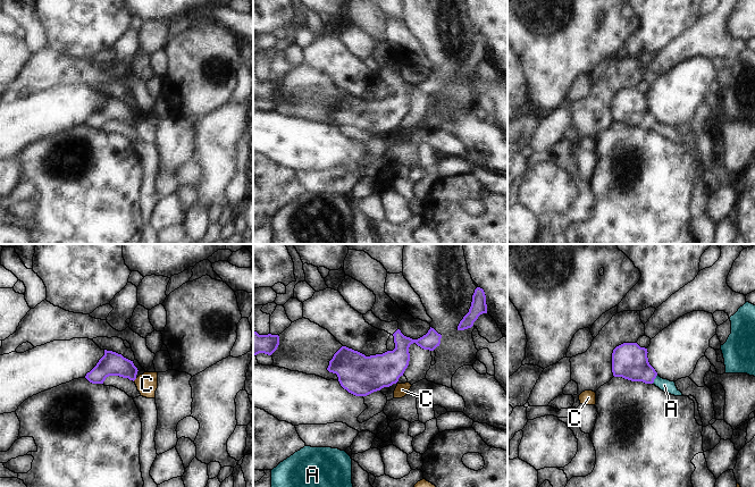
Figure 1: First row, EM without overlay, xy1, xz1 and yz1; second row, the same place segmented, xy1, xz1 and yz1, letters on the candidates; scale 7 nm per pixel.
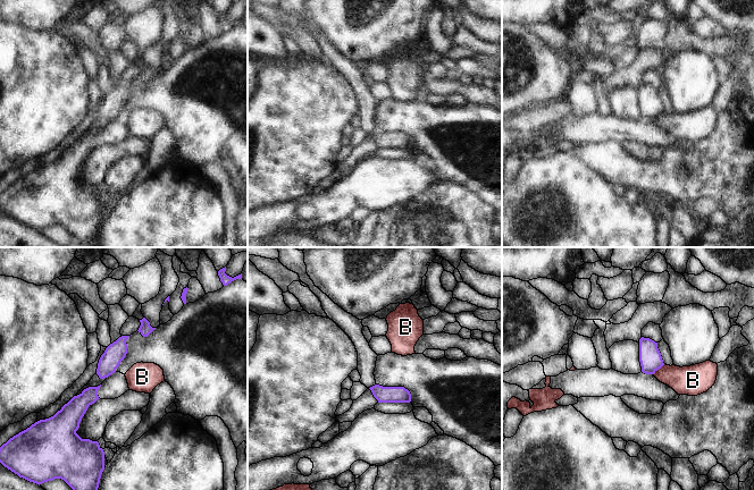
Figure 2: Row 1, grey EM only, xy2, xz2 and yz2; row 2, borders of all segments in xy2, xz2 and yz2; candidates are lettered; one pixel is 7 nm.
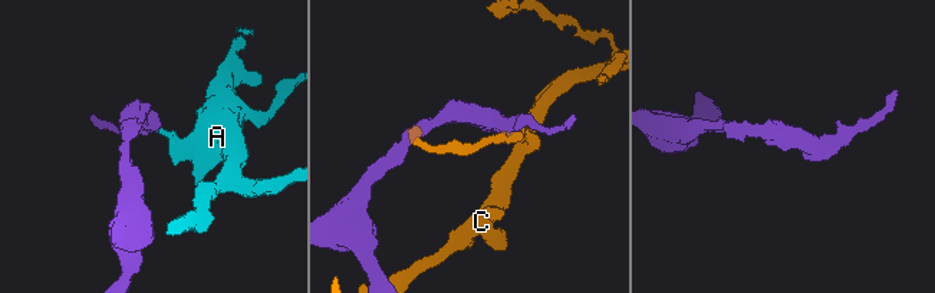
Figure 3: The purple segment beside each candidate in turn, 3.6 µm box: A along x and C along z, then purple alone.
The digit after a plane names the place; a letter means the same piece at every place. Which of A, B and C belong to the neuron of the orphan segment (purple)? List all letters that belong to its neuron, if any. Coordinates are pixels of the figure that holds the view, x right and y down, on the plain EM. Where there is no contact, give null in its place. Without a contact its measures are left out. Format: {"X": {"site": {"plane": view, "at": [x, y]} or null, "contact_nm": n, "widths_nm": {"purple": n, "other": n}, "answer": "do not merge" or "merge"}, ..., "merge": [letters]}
{"A": {"site": {"plane": "yz1", "at": [654, 124]}, "contact_nm": 80, "widths_nm": {"purple": 260, "other": 90}, "answer": "merge"}, "B": {"site": {"plane": "yz2", "at": [659, 113]}, "contact_nm": 120, "widths_nm": {"purple": 160, "other": 220}, "answer": "do not merge"}, "C": {"site": {"plane": "xy1", "at": [134, 125]}, "contact_nm": 40, "widths_nm": {"purple": 170, "other": 150}, "answer": "do not merge"}, "merge": ["A"]}

